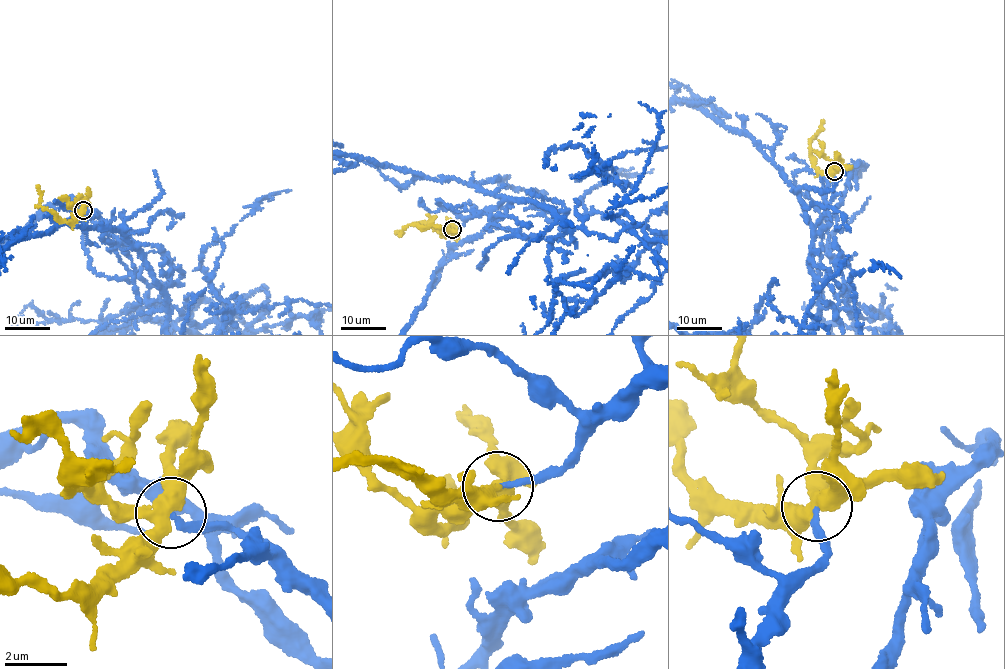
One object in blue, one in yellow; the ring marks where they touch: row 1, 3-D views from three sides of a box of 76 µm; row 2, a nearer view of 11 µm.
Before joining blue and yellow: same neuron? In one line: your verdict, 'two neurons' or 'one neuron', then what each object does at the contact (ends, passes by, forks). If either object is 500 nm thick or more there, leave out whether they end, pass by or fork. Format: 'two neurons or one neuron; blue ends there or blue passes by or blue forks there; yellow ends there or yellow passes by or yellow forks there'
one neuron; blue ends there; yellow forks there

